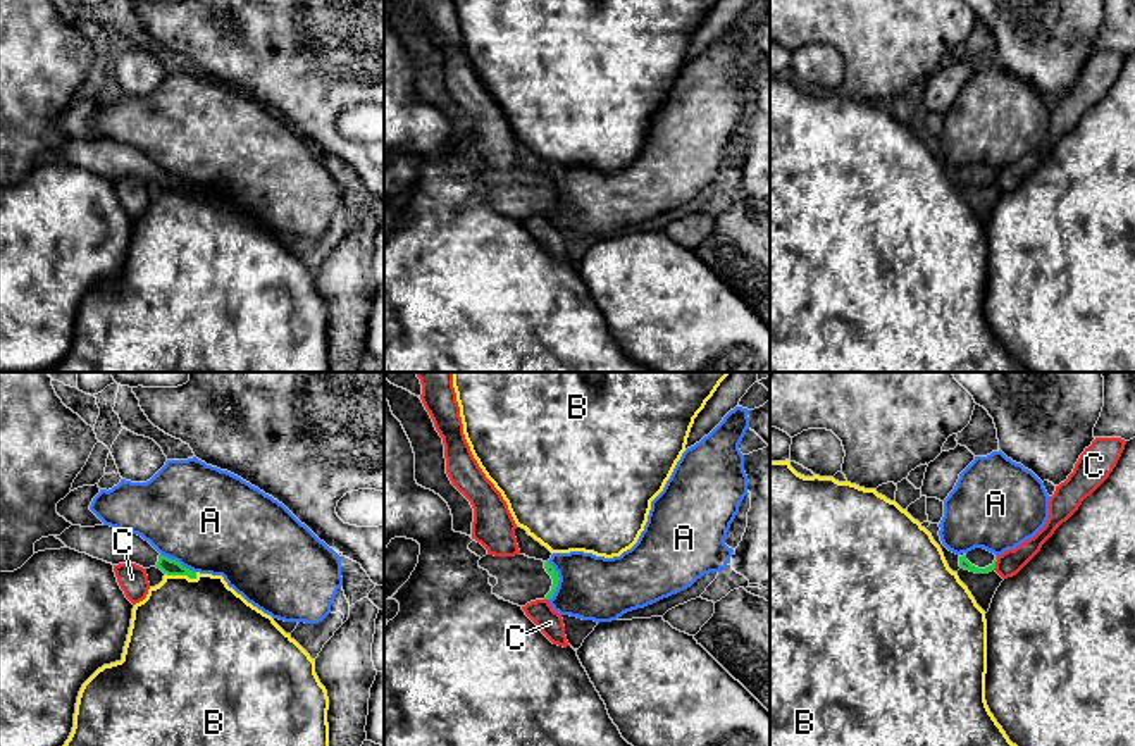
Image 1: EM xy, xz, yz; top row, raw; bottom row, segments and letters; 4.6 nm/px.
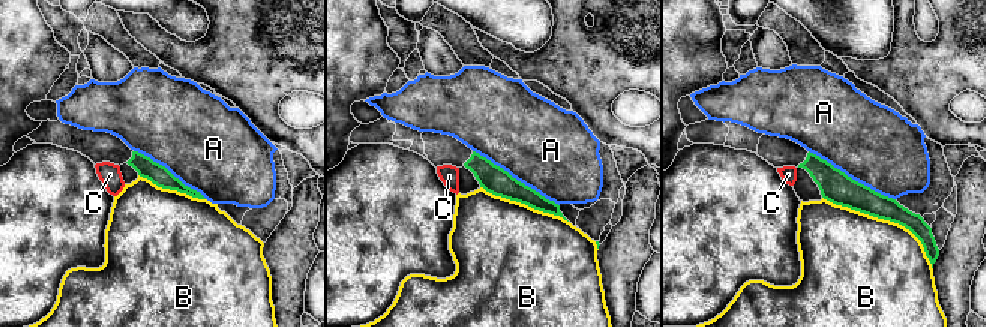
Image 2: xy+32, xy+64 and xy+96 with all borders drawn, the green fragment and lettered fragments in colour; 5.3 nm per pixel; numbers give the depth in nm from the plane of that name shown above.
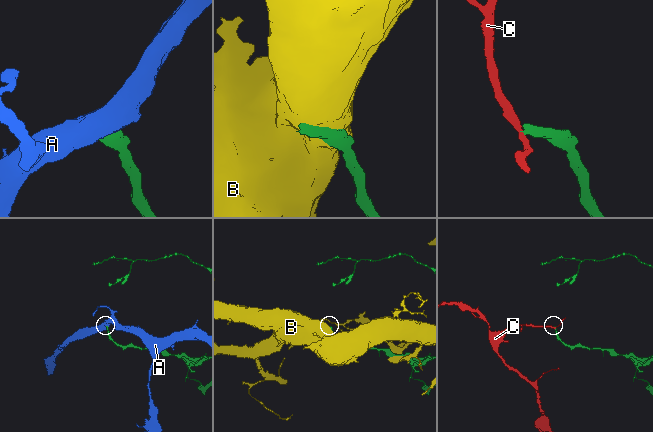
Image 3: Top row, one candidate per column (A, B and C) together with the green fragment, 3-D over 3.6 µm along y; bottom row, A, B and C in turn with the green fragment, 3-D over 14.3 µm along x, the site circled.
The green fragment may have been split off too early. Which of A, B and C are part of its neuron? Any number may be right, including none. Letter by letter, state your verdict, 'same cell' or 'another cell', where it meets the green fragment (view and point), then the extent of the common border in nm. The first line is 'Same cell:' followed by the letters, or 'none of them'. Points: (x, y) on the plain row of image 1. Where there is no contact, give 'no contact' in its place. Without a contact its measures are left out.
Same cell: none of them
A: another cell | xz (558, 193) | 190 nm
B: another cell | xy (181, 188) | 150 nm
C: another cell | yz (994, 178) | 70 nm

